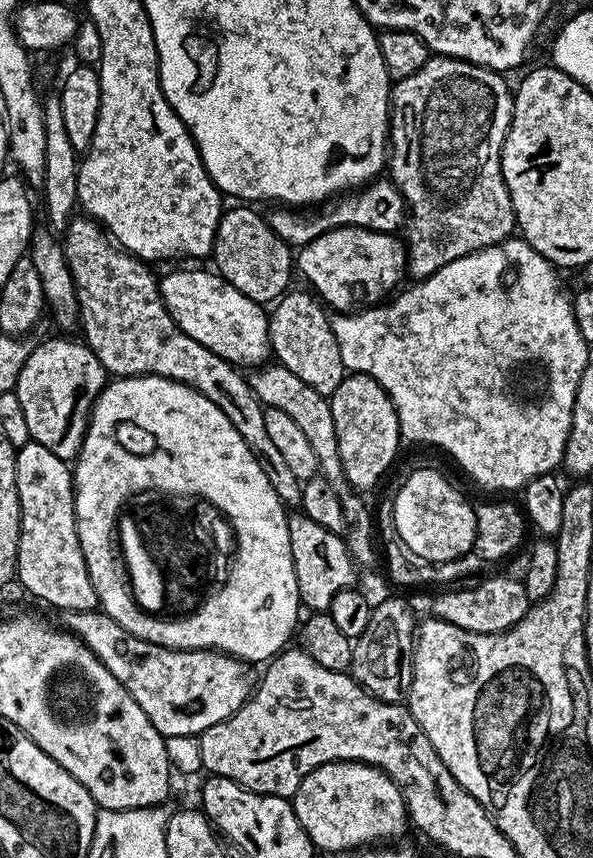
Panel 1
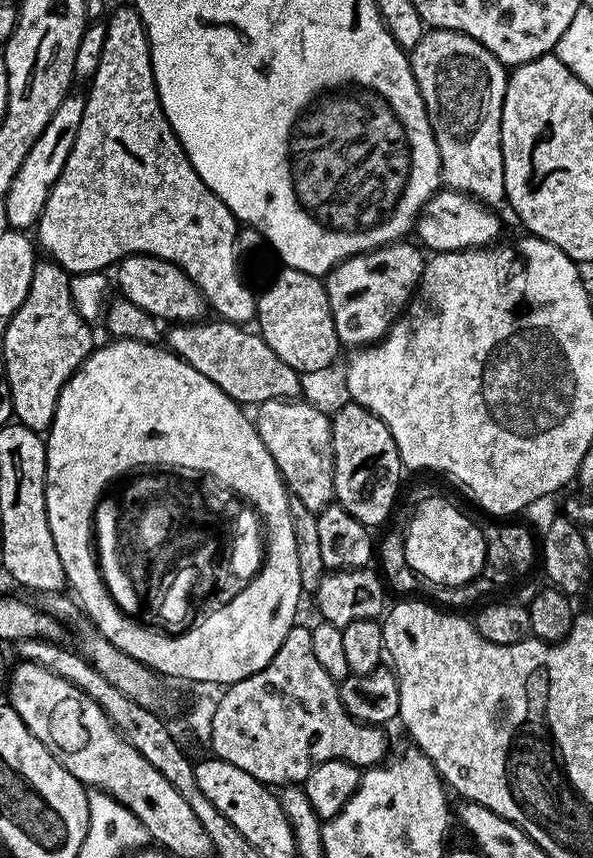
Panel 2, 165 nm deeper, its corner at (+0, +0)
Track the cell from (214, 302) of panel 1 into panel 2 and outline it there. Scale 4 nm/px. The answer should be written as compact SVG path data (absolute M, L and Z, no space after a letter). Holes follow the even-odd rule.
M127 256L115 265L114 272L116 272L115 287L116 284L120 287L119 295L161 321L196 322L205 315L206 301L203 294L176 264L156 256Z

